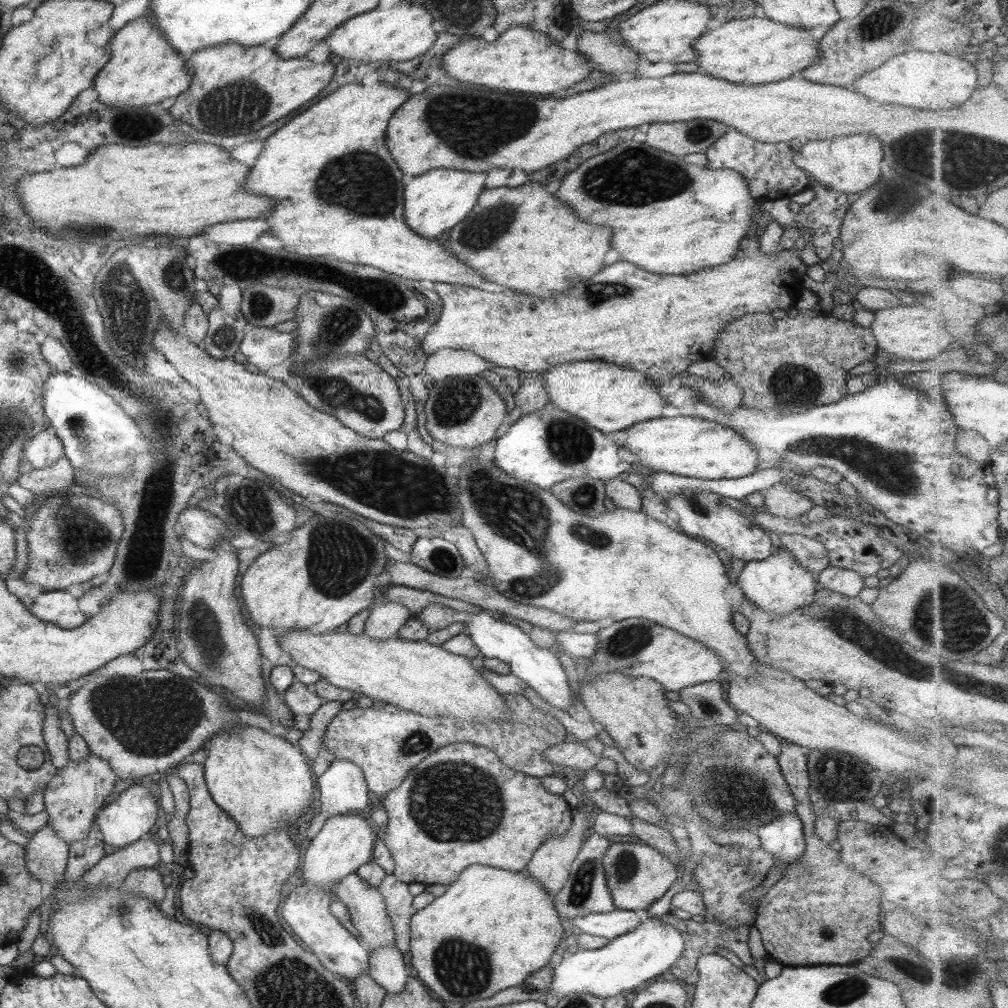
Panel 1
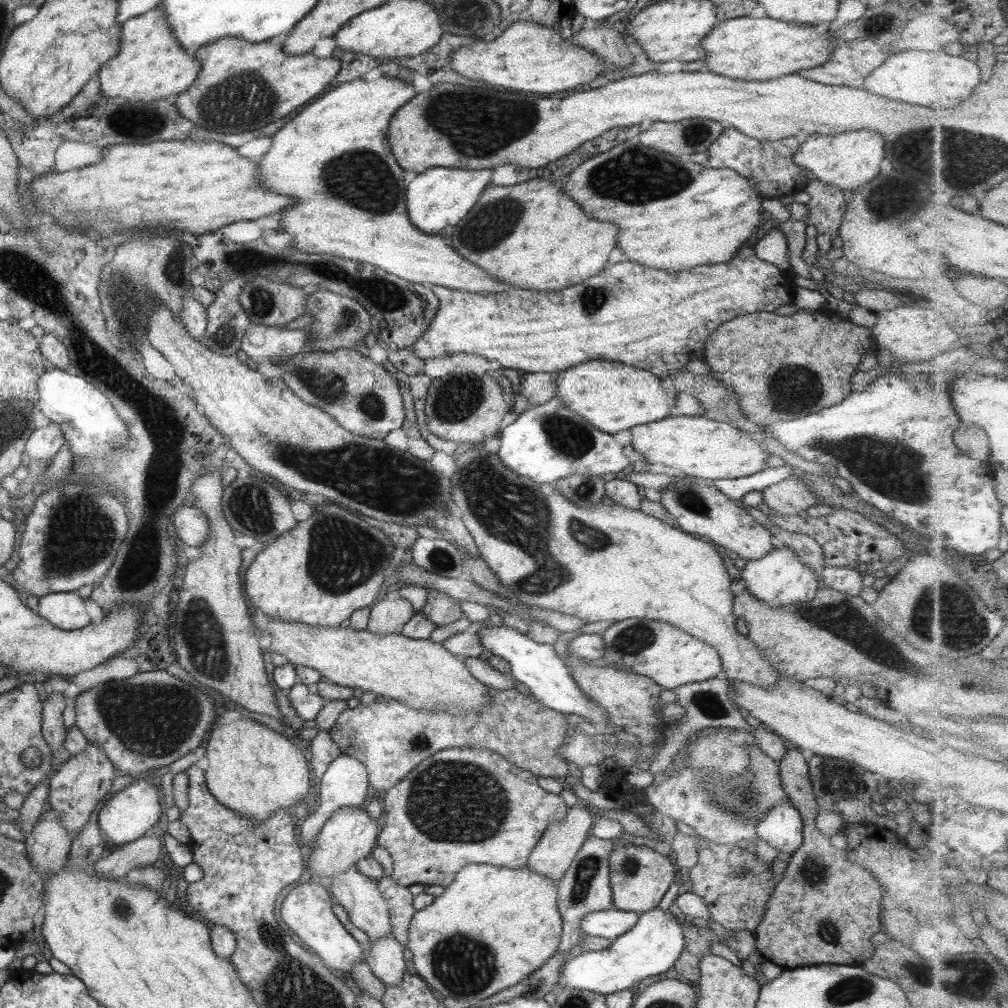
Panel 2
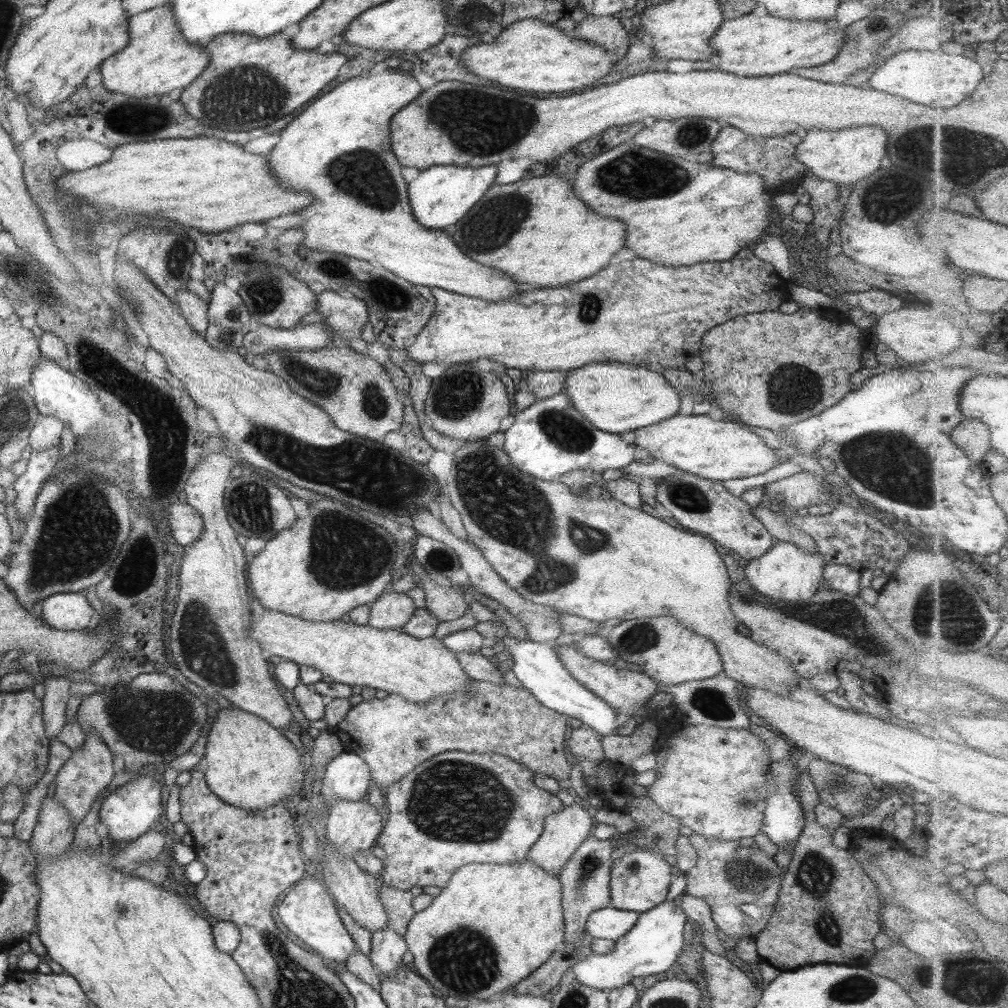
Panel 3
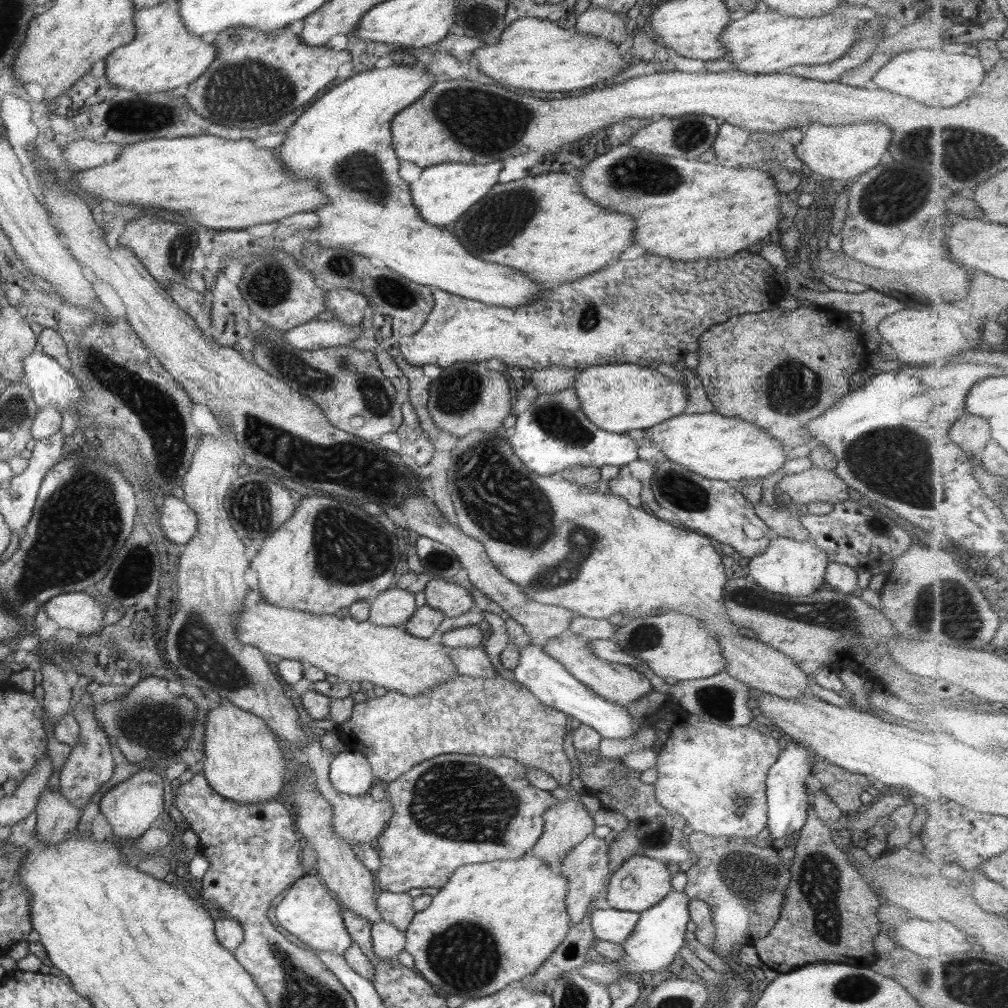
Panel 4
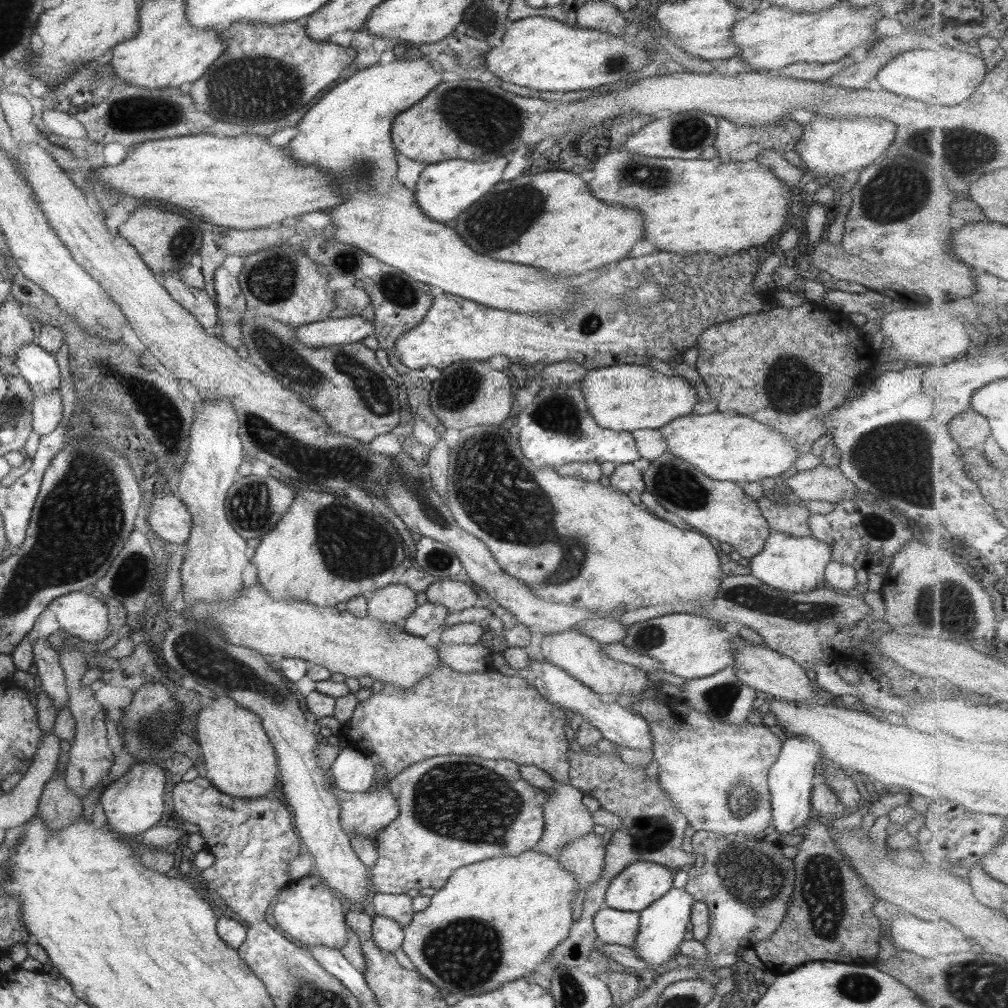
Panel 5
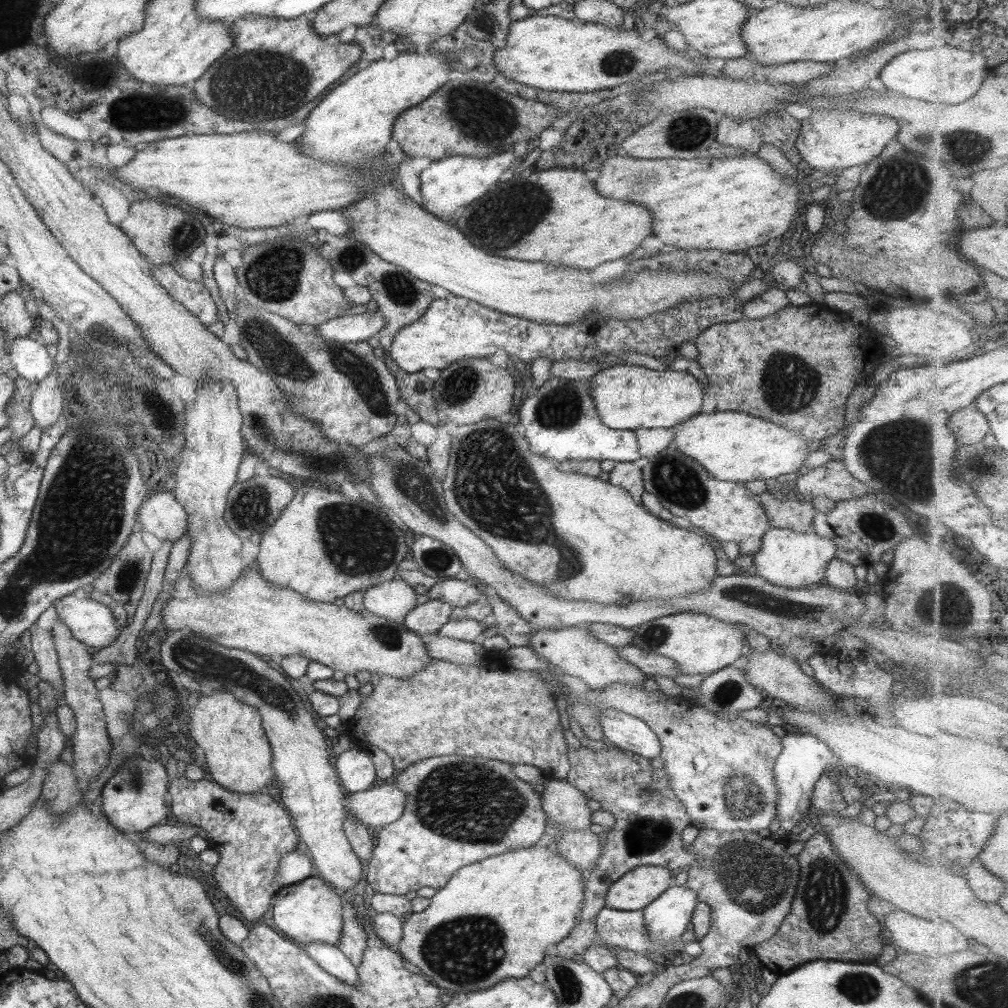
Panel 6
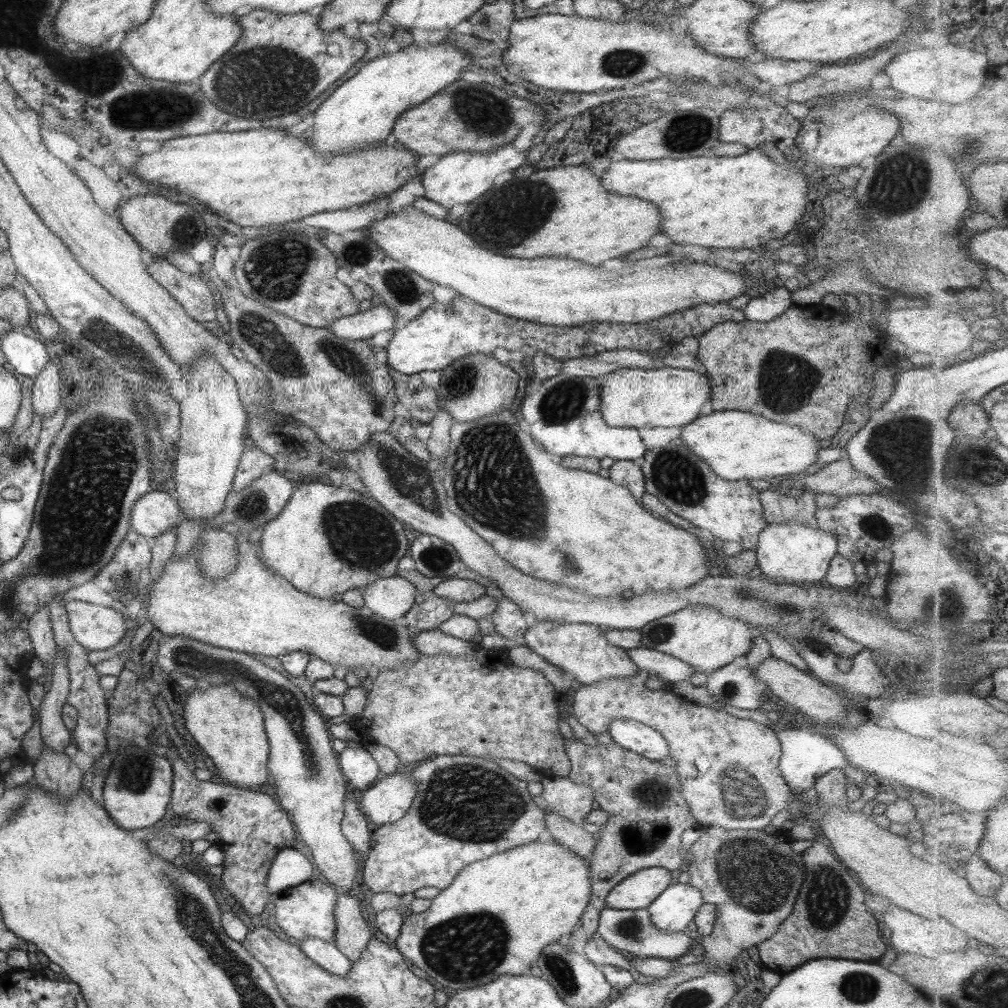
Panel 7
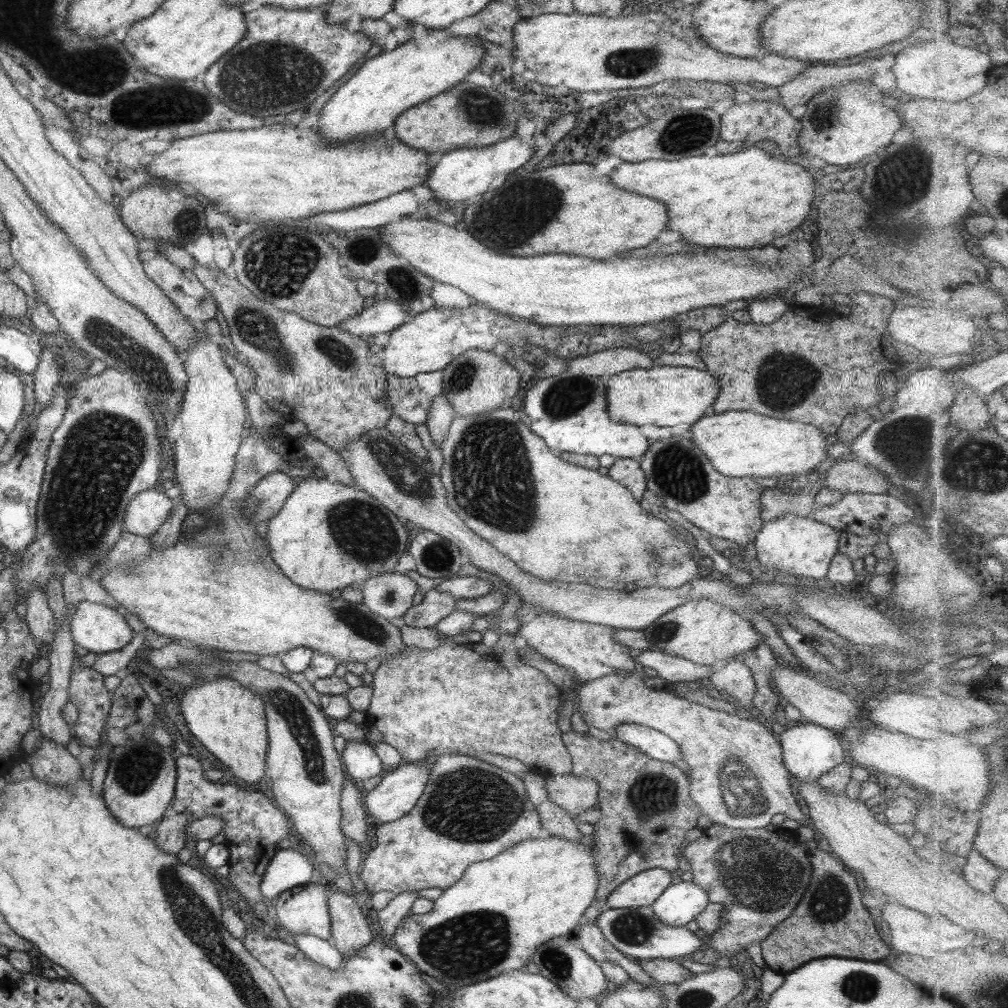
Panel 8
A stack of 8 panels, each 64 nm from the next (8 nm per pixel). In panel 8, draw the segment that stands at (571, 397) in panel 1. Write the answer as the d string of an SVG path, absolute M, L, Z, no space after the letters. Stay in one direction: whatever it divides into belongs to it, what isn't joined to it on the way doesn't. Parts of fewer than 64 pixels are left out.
M654 366L649 369L625 370L606 378L605 382L607 418L611 422L634 424L636 427L643 425L670 427L679 423L692 425L703 416L705 408L711 407L719 392L716 379L709 372L681 366Z

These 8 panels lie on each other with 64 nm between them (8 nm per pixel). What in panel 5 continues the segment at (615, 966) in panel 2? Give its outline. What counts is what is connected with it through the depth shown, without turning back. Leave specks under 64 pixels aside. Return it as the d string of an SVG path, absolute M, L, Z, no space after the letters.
M671 887L639 913L639 924L631 951L635 951L647 969L659 972L666 962L679 953L683 934L690 925L690 908L694 900L682 888Z

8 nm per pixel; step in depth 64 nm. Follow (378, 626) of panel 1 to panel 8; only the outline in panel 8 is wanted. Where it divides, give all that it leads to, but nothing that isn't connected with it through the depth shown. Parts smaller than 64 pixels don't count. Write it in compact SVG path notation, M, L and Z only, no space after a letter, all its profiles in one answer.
M397 572L379 574L362 583L363 605L388 621L399 619L412 606L415 582Z

